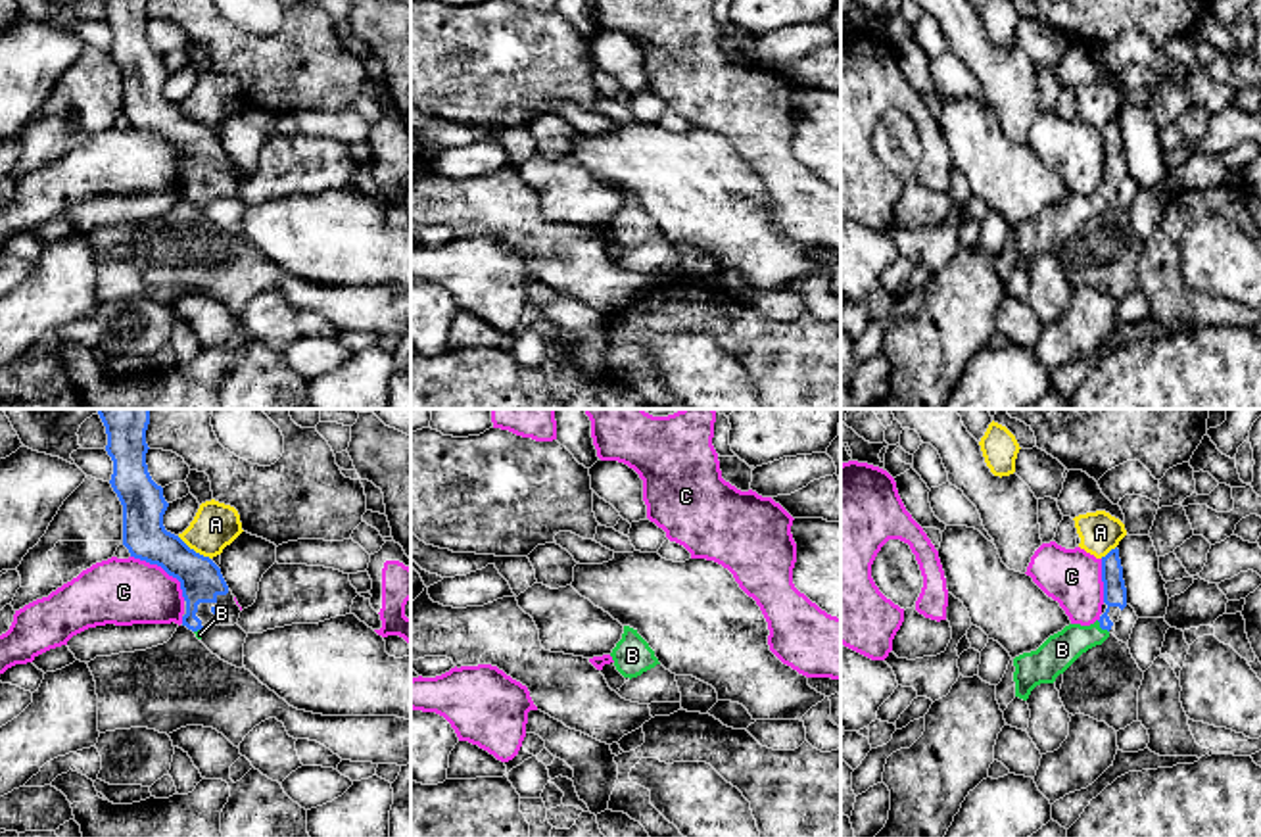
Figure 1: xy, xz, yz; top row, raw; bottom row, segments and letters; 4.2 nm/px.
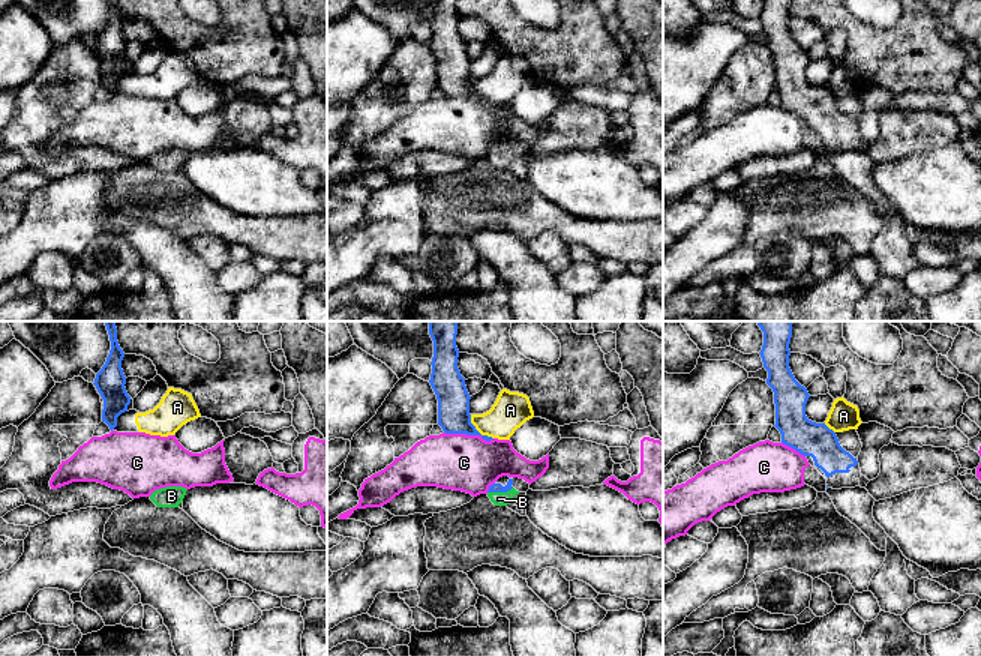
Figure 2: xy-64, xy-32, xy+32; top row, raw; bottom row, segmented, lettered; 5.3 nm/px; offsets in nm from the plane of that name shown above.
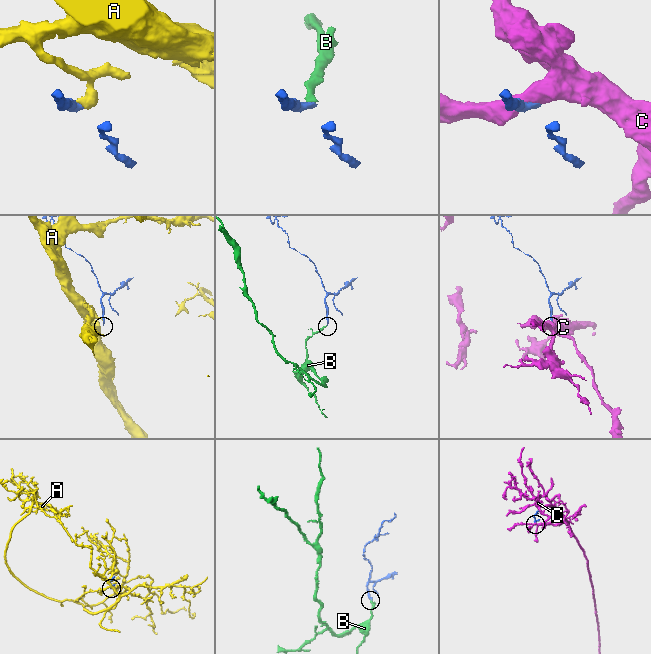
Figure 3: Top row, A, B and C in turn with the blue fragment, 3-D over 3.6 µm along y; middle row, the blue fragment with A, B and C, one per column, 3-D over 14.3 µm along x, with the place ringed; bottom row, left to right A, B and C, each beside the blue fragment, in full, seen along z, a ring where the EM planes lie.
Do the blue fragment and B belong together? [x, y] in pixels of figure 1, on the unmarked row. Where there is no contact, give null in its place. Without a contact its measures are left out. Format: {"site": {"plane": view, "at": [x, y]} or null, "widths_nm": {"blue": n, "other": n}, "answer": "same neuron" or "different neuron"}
{"site": {"plane": "yz", "at": [1102, 198]}, "widths_nm": {"blue": 100, "other": 150}, "answer": "same neuron"}

